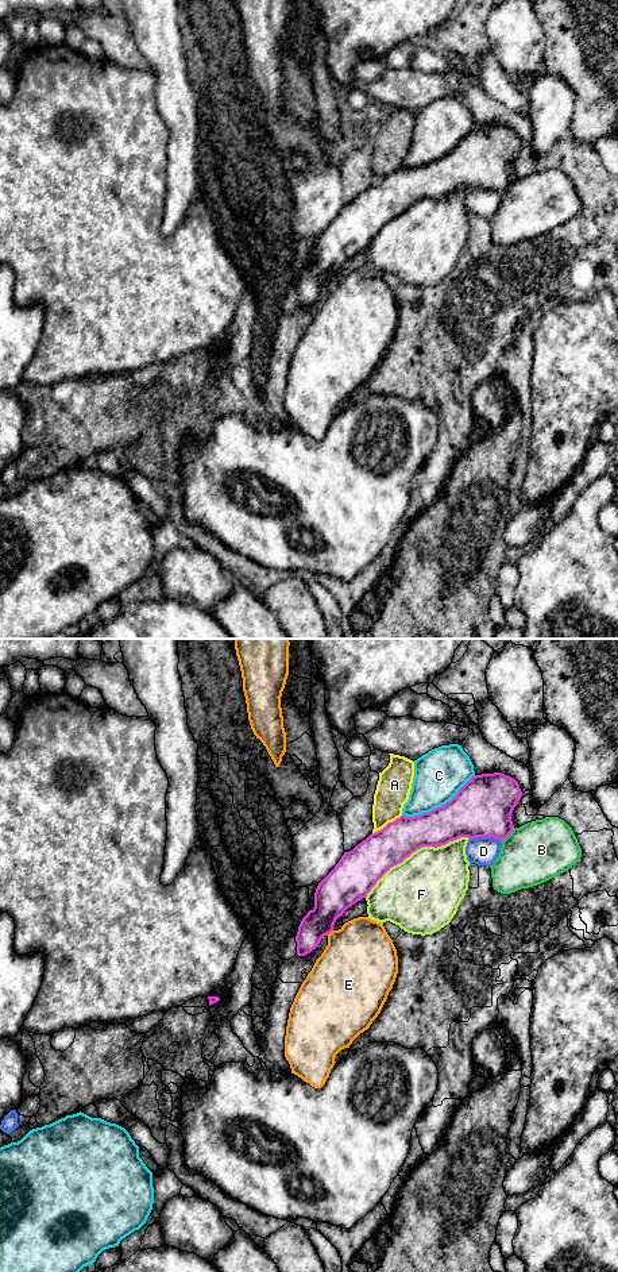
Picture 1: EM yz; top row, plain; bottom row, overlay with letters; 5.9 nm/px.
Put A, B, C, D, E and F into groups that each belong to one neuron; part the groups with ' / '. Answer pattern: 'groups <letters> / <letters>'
groups A / B / C / D / E / F

